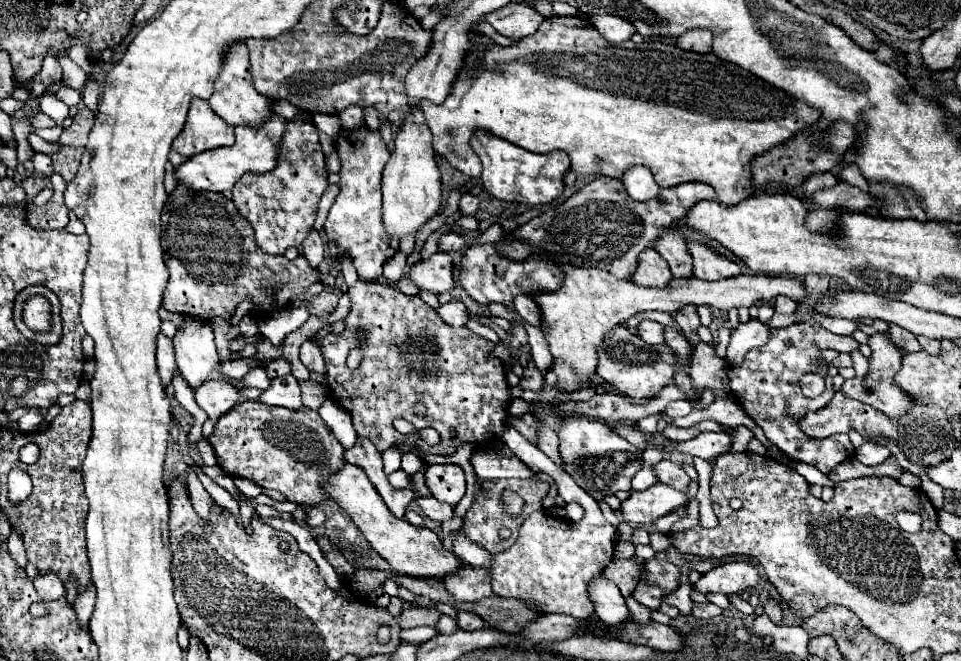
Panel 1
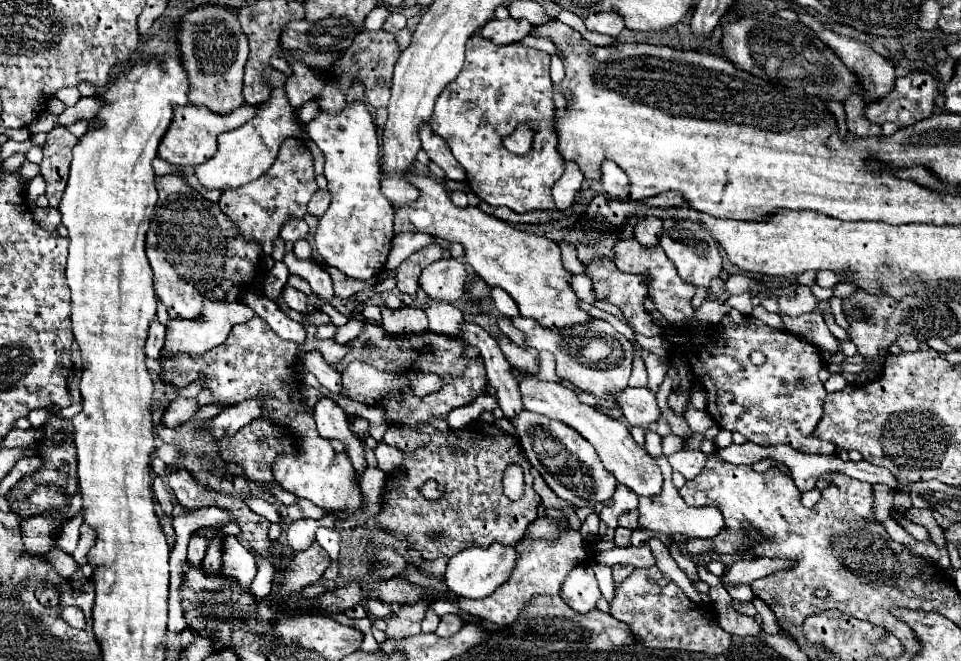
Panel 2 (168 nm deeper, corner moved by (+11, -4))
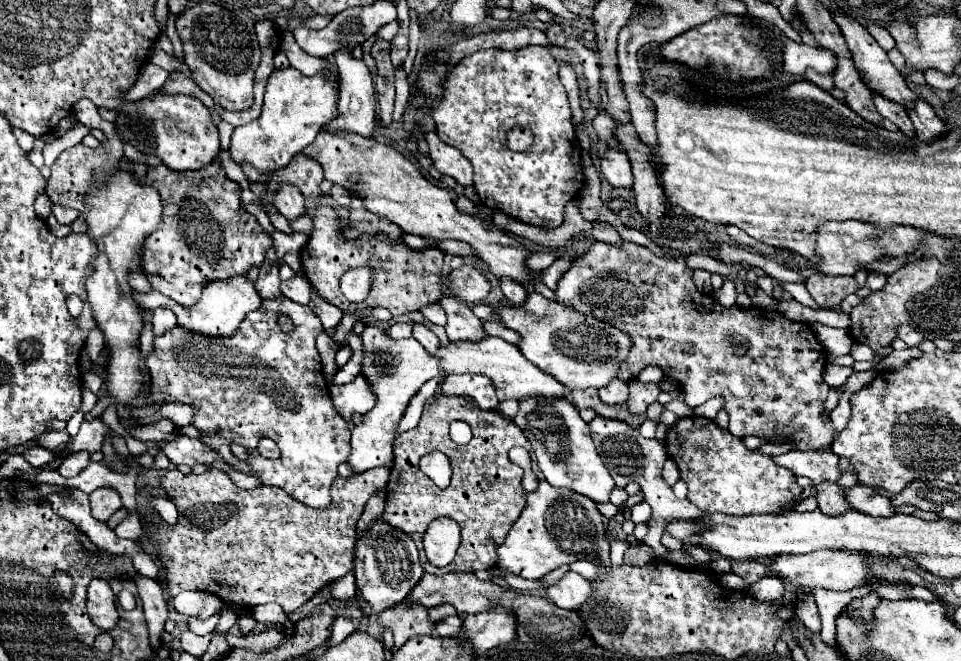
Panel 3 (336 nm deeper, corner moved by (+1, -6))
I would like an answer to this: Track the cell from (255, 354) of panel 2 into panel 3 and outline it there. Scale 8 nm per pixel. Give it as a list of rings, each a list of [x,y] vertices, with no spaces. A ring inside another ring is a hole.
[[[282,296],[280,300],[262,300],[262,306],[256,312],[250,312],[236,336],[230,340],[204,340],[204,336],[192,336],[192,332],[184,332],[184,328],[176,328],[160,338],[154,338],[154,354],[146,358],[146,366],[152,376],[152,392],[148,402],[184,402],[196,408],[196,416],[192,424],[202,430],[202,442],[216,448],[222,458],[232,464],[238,472],[258,474],[264,484],[278,486],[292,498],[314,506],[328,508],[330,506],[330,488],[338,478],[338,464],[348,460],[350,456],[350,430],[342,416],[334,410],[328,386],[324,382],[320,354],[314,346],[316,336],[322,332],[320,318],[302,304],[296,304]],[[276,312],[284,312],[296,324],[296,332],[292,336],[280,332],[276,324]],[[262,436],[272,438],[280,446],[280,458],[268,460],[256,452],[256,444]],[[236,442],[250,450],[248,460],[240,460],[232,454],[230,444]]]

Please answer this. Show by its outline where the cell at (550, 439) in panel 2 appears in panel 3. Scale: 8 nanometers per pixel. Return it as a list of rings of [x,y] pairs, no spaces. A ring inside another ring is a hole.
[[[522,400],[514,422],[530,440],[538,466],[554,488],[568,488],[584,494],[596,504],[610,500],[610,492],[616,484],[596,452],[588,424],[580,418],[574,404],[568,400]]]

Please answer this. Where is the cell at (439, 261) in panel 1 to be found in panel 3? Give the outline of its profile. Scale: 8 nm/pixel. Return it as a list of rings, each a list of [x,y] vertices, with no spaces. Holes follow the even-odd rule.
[[[466,264],[462,268],[452,270],[446,278],[442,278],[442,282],[452,296],[464,302],[480,302],[490,292],[488,278],[474,266],[466,266]]]

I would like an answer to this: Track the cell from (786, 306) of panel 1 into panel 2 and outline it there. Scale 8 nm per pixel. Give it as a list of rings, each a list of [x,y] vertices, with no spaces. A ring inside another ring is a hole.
[[[796,286],[794,298],[778,298],[780,312],[788,316],[800,316],[804,312],[812,312],[816,308],[818,298],[812,294],[810,286]]]

